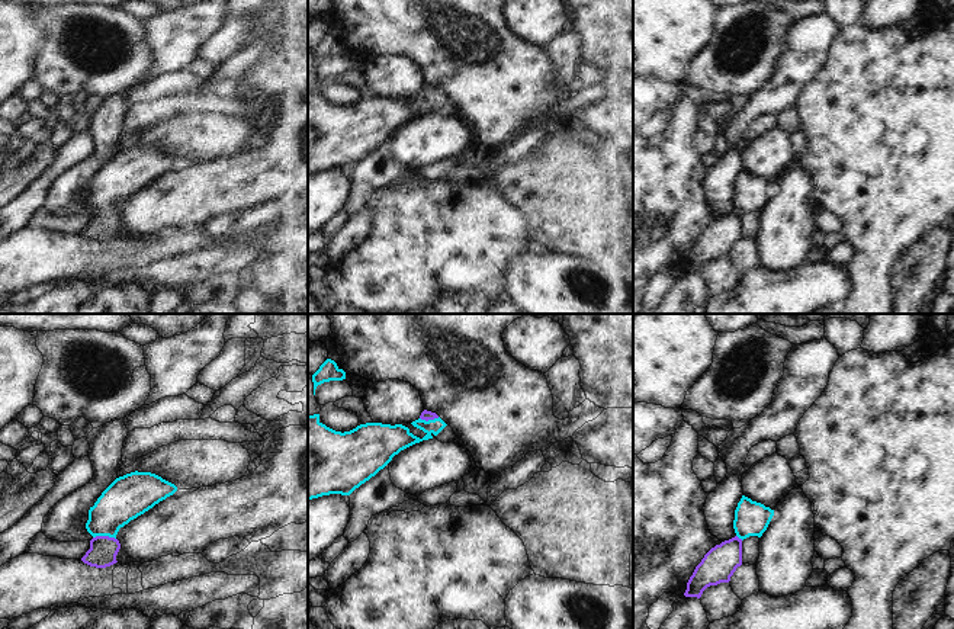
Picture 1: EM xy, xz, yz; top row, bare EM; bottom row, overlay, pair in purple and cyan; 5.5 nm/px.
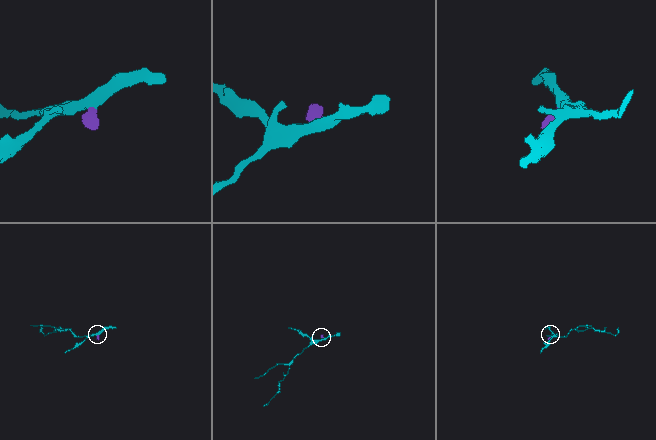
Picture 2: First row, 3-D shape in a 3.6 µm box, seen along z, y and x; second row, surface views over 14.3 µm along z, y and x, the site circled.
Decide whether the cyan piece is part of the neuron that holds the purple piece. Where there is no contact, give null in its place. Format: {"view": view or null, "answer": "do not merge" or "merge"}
{"view": "xy", "answer": "merge"}

